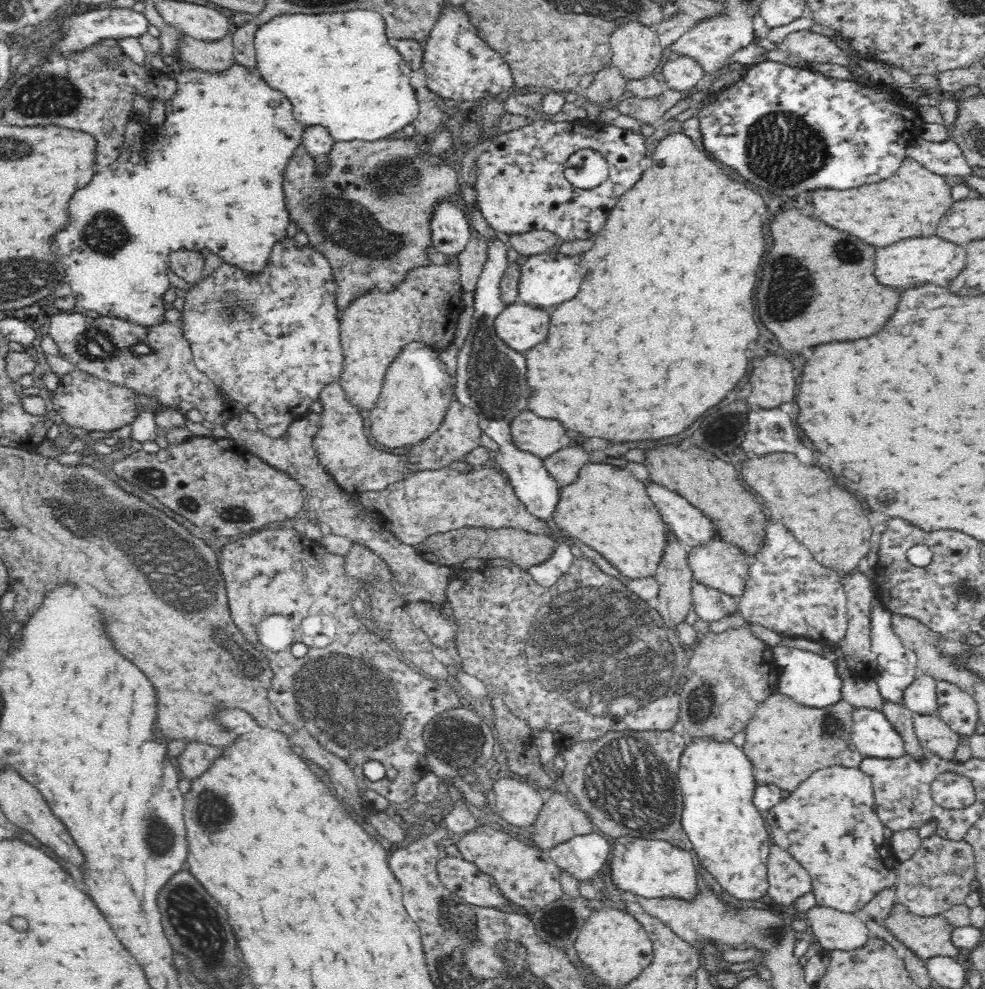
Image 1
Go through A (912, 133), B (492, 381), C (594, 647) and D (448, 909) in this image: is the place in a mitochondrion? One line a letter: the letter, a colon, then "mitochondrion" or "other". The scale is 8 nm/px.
A: other
B: mitochondrion
C: mitochondrion
D: mitochondrion

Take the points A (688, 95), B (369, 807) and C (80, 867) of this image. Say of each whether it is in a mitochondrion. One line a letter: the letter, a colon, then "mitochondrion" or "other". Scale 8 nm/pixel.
A: other
B: other
C: other

